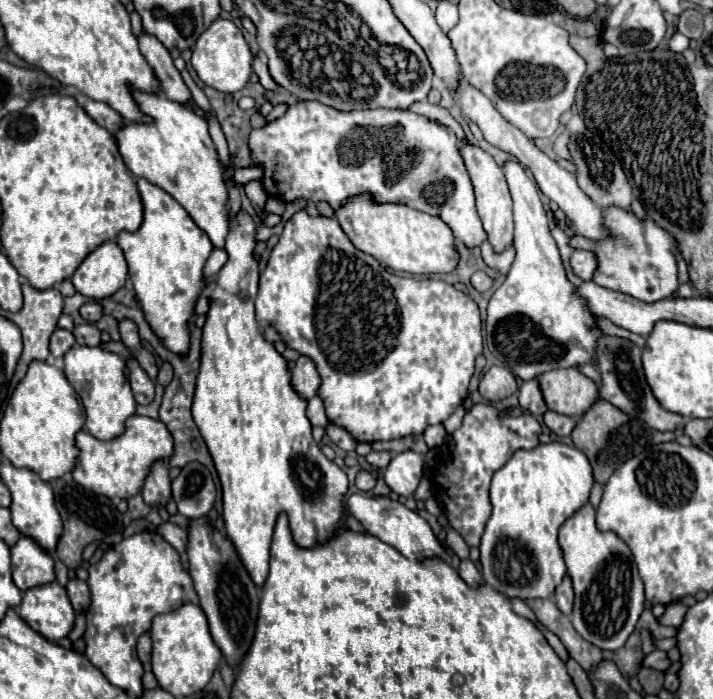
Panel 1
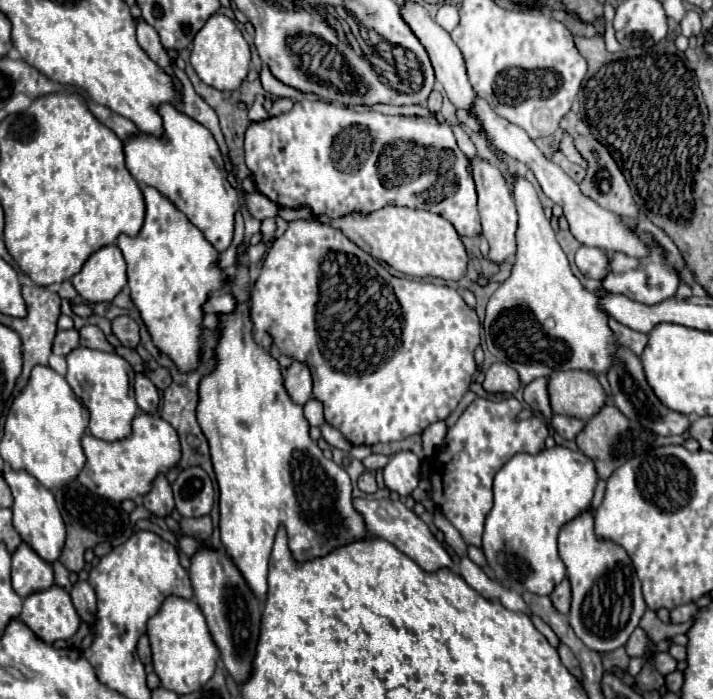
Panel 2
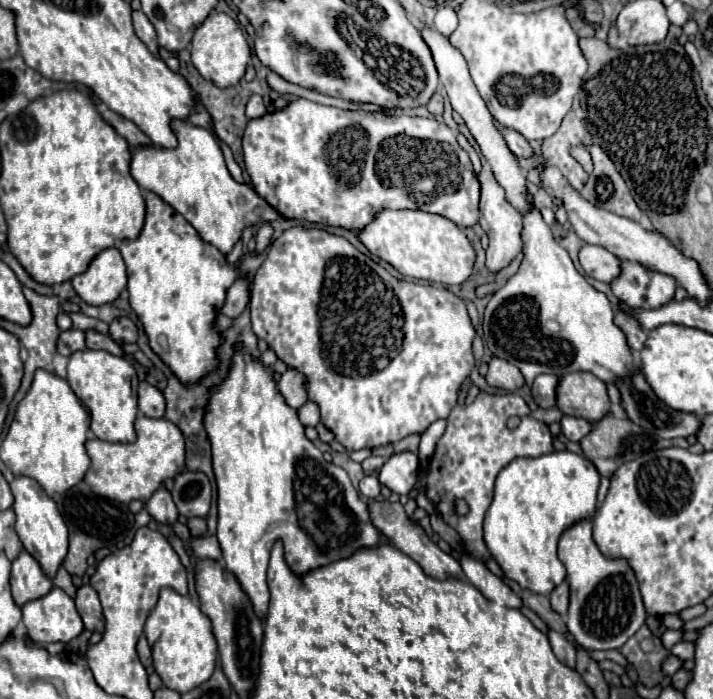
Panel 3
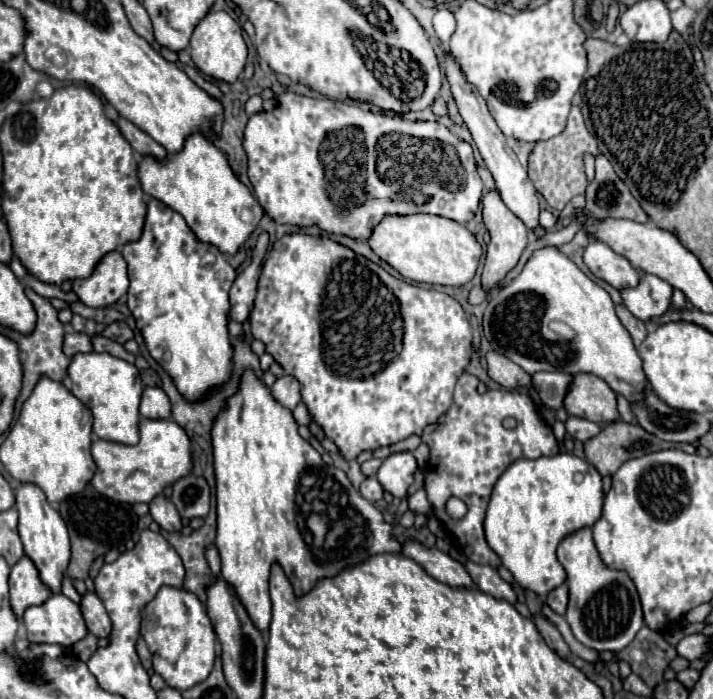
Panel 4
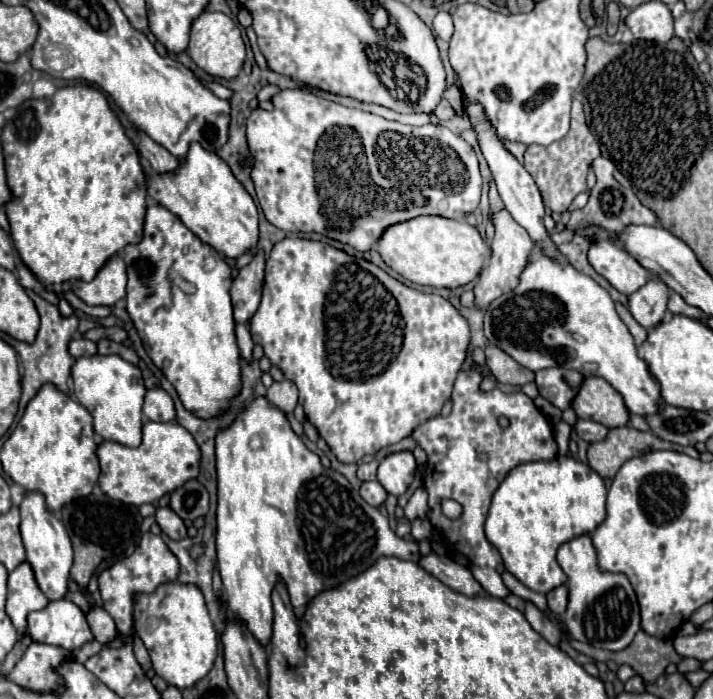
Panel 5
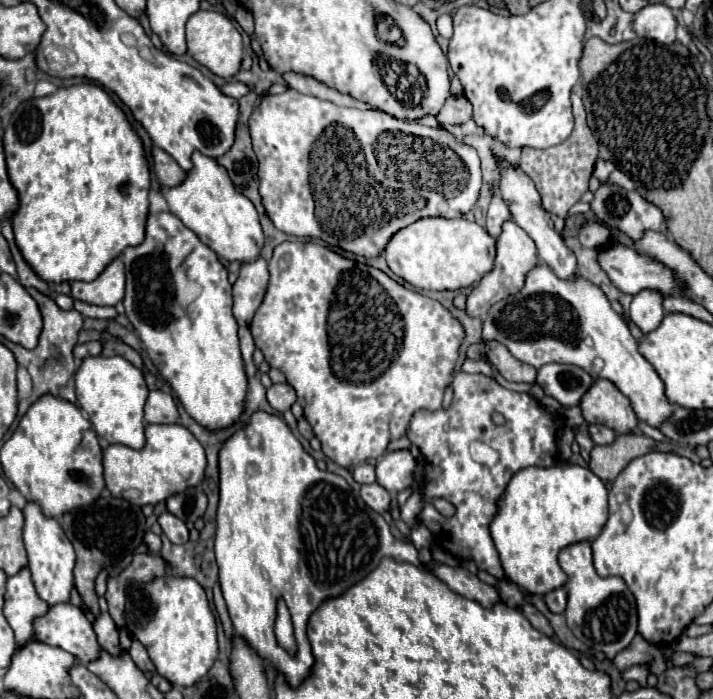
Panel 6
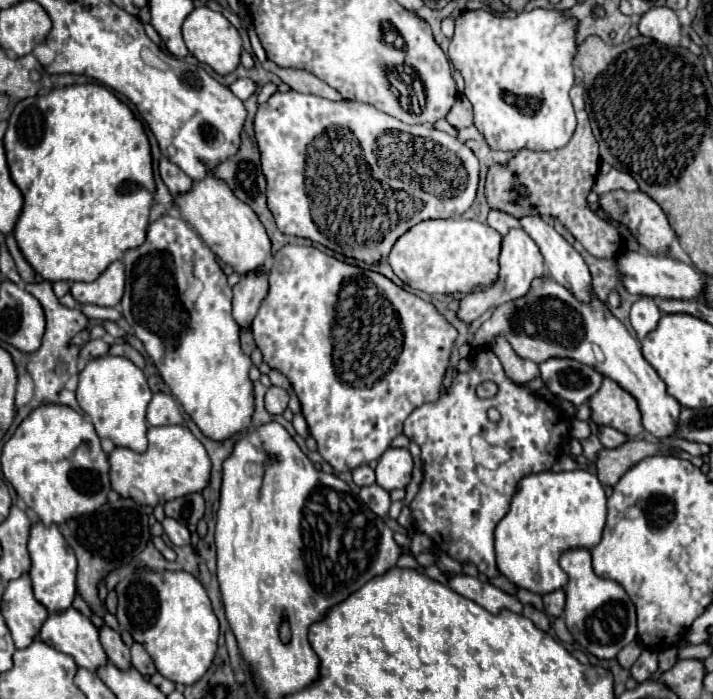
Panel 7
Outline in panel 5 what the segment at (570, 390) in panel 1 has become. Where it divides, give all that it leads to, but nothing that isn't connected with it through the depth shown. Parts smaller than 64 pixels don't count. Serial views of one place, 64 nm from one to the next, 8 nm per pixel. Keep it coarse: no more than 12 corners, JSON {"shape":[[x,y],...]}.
{"shape":[[586,376],[572,402],[578,418],[630,424],[624,398],[598,376]]}

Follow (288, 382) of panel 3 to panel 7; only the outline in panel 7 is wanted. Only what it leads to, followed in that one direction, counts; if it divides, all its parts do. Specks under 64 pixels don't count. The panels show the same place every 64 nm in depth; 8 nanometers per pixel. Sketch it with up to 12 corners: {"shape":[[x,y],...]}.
{"shape":[[270,386],[264,398],[266,412],[282,414],[288,406],[286,390]]}

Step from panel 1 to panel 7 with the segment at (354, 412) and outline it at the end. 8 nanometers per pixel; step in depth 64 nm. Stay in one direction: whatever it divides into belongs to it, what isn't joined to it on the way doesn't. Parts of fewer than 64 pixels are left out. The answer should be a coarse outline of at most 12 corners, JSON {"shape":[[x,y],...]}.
{"shape":[[318,248],[252,322],[350,472],[440,396],[456,330]]}

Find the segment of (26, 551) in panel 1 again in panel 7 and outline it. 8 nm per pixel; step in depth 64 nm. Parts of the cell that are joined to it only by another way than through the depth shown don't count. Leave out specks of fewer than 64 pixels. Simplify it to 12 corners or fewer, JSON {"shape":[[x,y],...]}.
{"shape":[[28,574],[8,582],[2,616],[16,648],[28,648],[48,612]]}

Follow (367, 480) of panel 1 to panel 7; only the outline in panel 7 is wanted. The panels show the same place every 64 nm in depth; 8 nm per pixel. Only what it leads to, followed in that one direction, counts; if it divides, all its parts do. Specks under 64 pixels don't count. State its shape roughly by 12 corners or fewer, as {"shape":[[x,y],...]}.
{"shape":[[378,484],[360,490],[362,502],[380,518],[388,516],[390,496]]}

